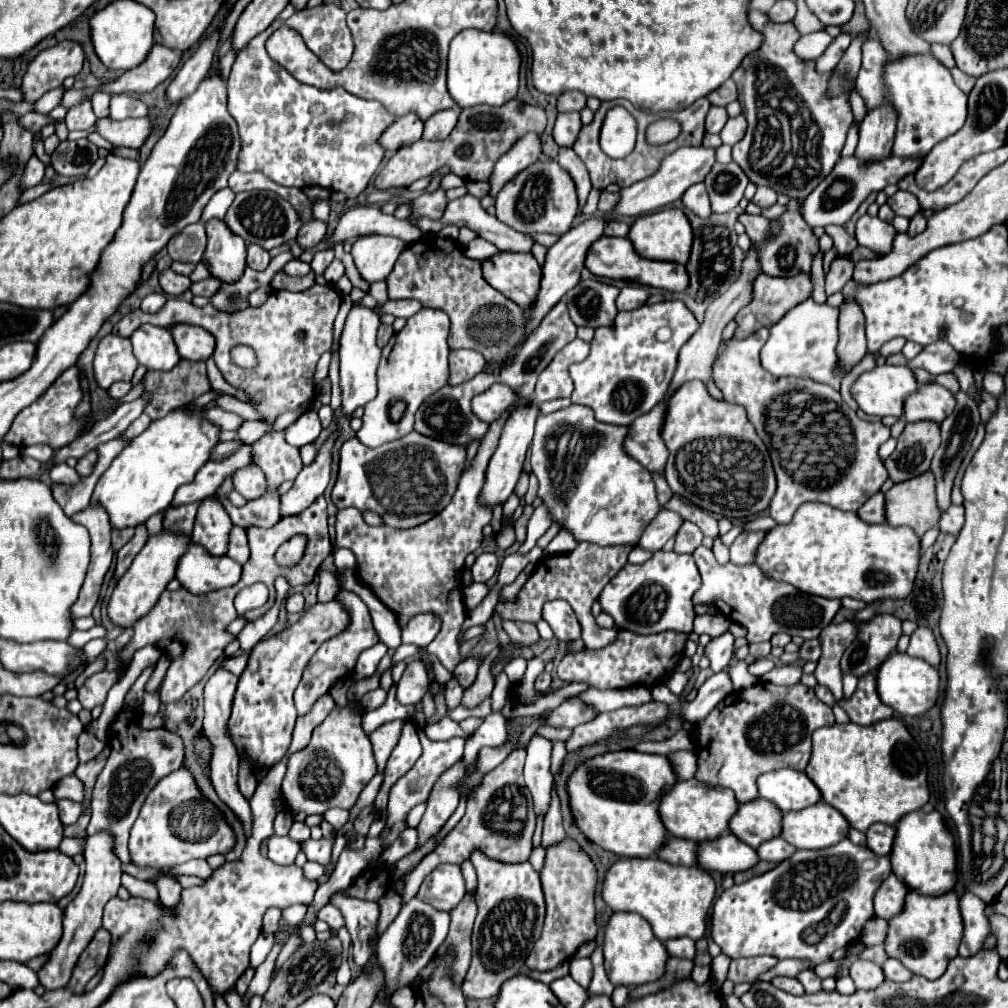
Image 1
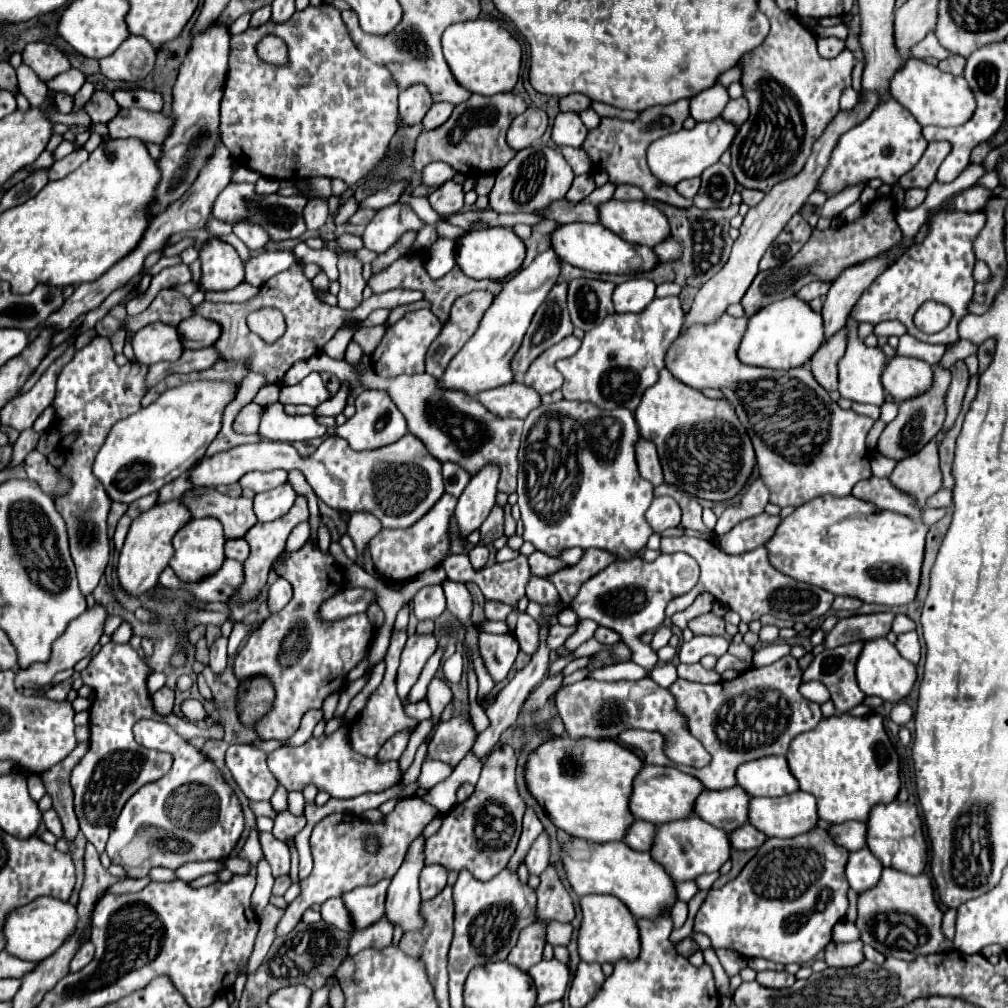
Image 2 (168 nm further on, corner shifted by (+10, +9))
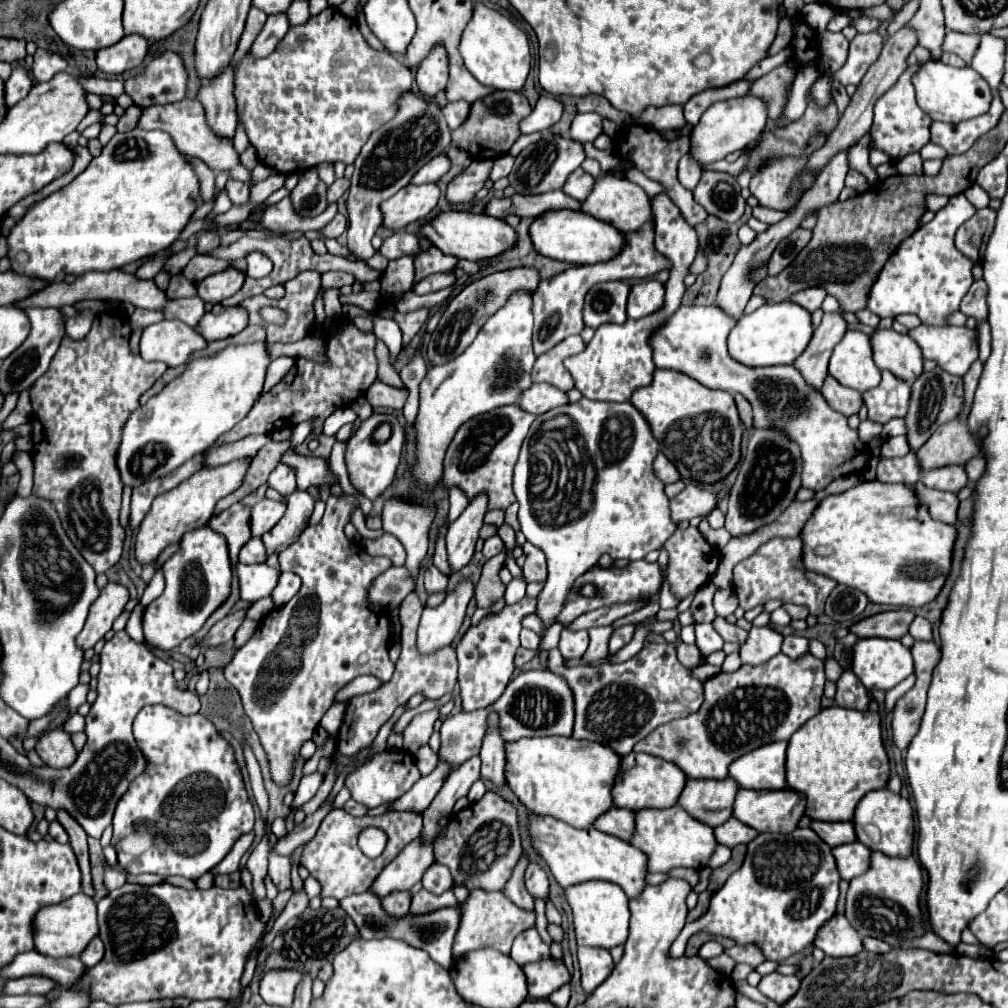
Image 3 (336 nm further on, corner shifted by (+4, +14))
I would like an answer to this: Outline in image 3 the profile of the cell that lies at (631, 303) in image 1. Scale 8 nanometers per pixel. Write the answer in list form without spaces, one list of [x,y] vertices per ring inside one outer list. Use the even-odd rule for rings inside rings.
[[[642,279],[632,285],[628,295],[628,317],[640,319],[658,311],[664,303],[664,285],[656,279]]]

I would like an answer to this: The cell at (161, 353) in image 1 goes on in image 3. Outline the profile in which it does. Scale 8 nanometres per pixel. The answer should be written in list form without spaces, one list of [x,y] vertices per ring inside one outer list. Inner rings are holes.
[[[160,321],[142,331],[140,357],[146,361],[164,361],[178,367],[188,361],[190,353],[204,349],[208,343],[182,321]]]

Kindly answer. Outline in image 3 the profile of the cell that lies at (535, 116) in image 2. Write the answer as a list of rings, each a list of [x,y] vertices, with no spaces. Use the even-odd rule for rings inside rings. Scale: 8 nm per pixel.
[[[540,97],[532,113],[520,121],[520,133],[550,129],[562,115],[562,105],[552,97]]]

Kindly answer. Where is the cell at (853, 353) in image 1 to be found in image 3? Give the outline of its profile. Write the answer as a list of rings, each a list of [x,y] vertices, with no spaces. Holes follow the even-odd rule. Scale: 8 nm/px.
[[[830,375],[822,383],[822,395],[826,397],[826,401],[830,403],[832,409],[838,409],[846,417],[850,417],[852,413],[858,413],[858,409],[862,405],[862,395],[858,391],[838,385],[838,381],[834,381],[834,377],[830,377]]]

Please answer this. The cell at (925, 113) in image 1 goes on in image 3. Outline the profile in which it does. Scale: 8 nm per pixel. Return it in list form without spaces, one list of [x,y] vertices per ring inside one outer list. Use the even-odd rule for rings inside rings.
[[[940,59],[924,63],[918,73],[914,73],[912,85],[916,87],[916,101],[918,107],[932,119],[932,121],[946,121],[946,123],[960,123],[984,115],[990,107],[992,95],[986,81],[972,69],[956,69],[944,65]]]

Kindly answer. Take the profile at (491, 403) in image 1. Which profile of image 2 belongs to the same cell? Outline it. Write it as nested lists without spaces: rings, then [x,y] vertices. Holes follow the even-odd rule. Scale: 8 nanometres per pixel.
[[[512,382],[496,390],[484,390],[478,402],[500,418],[526,418],[528,412],[542,404],[540,394],[522,382]]]

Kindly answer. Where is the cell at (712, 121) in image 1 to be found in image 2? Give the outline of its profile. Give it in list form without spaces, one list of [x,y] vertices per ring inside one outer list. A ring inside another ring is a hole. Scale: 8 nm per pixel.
[[[716,84],[716,86],[696,94],[694,98],[690,98],[690,116],[696,122],[712,120],[712,118],[722,114],[728,100],[730,100],[728,90],[724,86],[720,86],[720,84]]]

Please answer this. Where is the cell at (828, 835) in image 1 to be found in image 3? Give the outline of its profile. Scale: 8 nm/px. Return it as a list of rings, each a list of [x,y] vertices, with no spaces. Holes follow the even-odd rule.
[[[740,789],[734,803],[734,817],[754,827],[758,833],[778,833],[778,831],[790,833],[798,827],[800,819],[804,817],[804,809],[806,809],[806,797],[802,797],[802,793],[792,789],[780,789],[780,791]]]

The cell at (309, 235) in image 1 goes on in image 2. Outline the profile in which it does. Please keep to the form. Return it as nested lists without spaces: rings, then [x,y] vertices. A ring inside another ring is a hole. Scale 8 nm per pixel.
[[[314,198],[314,200],[308,200],[306,208],[304,208],[304,220],[306,220],[306,226],[308,230],[318,230],[326,218],[328,218],[328,202],[326,200],[320,200],[320,198]]]

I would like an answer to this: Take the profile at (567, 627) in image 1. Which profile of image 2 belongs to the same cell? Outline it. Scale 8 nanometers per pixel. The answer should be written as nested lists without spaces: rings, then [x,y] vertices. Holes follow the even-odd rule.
[[[532,574],[528,584],[526,584],[526,596],[532,598],[534,602],[540,602],[540,604],[560,600],[554,584],[548,578],[542,578],[542,576],[536,576],[536,574]]]

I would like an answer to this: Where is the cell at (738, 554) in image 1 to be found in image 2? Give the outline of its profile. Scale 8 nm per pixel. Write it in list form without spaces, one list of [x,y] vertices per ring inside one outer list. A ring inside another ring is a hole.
[[[760,514],[756,518],[750,518],[748,522],[740,522],[740,526],[734,526],[728,534],[718,536],[716,544],[726,554],[744,554],[756,550],[758,546],[764,546],[768,538],[774,536],[780,522],[780,516]]]

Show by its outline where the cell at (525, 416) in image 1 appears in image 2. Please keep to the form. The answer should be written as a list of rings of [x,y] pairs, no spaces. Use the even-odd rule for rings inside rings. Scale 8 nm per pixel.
[[[486,466],[464,488],[454,510],[460,540],[466,540],[488,518],[490,510],[494,508],[496,482],[498,482],[496,466]]]

